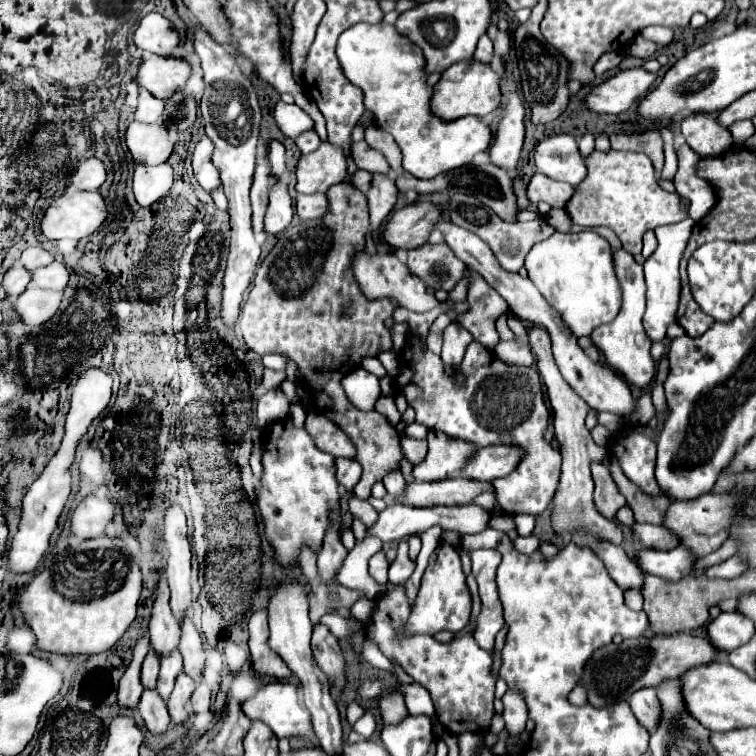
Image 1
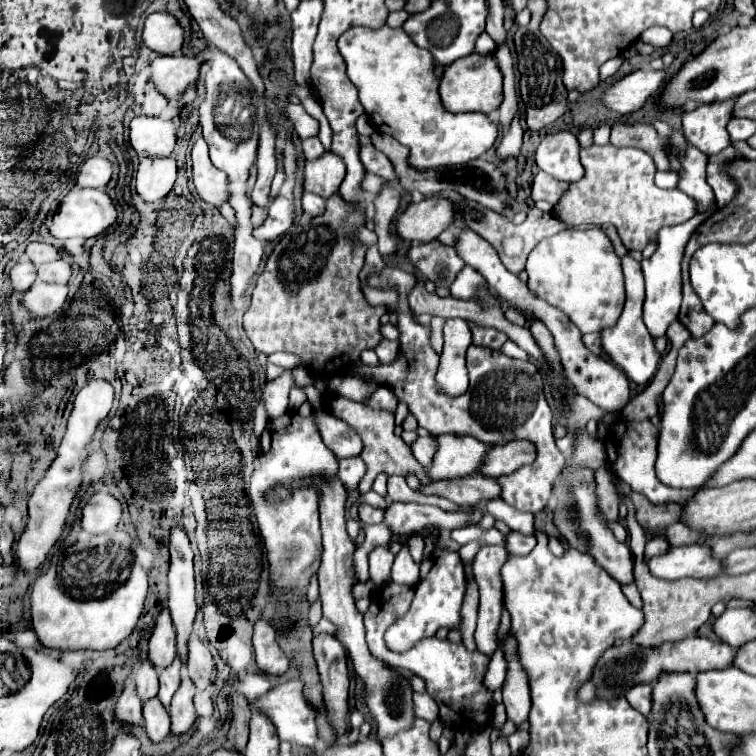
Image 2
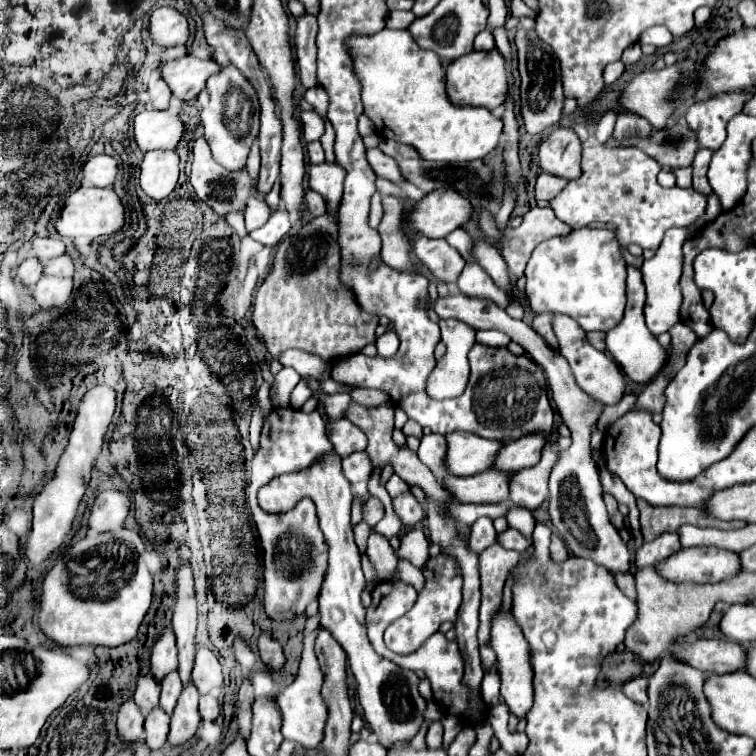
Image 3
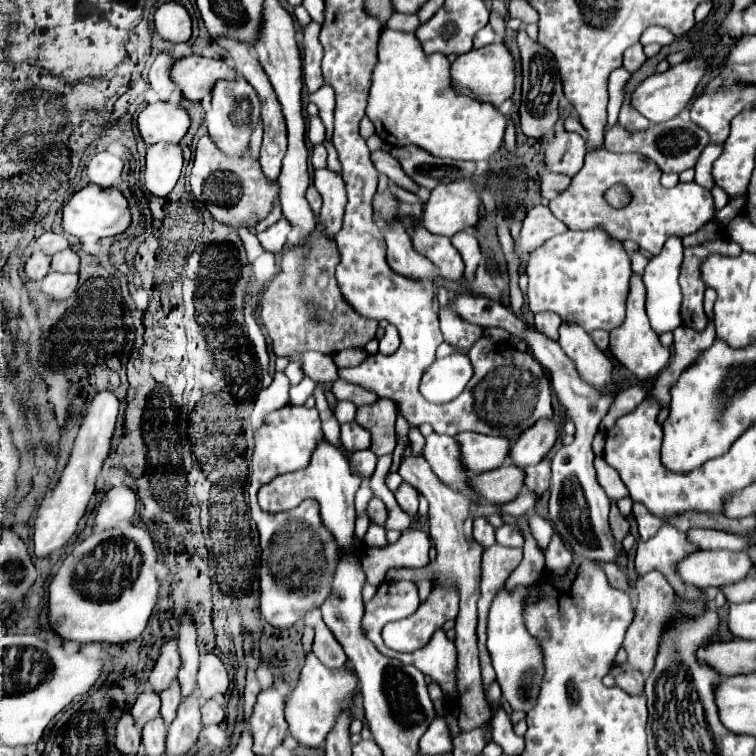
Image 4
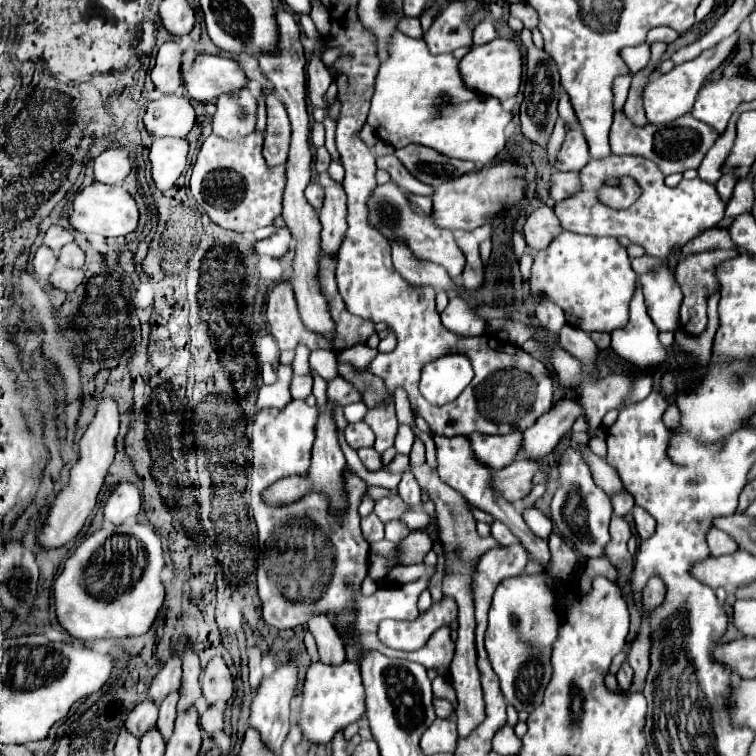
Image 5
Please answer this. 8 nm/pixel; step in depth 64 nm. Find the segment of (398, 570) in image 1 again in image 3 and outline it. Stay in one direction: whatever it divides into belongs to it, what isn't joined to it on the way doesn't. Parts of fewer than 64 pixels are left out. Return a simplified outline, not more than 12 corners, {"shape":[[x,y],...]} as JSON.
{"shape":[[400,562],[400,580],[412,584],[418,592],[425,578],[420,568]]}

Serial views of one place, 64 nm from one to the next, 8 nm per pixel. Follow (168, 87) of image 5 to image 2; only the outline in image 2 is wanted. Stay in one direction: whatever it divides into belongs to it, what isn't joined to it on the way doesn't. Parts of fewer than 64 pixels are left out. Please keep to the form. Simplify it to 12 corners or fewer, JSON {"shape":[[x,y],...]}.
{"shape":[[148,82],[142,114],[160,114],[168,100]]}

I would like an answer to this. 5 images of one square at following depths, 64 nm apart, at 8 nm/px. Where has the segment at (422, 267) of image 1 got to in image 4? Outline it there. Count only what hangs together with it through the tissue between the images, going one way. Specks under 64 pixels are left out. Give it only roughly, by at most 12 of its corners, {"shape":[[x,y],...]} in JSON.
{"shape":[[418,222],[412,244],[446,280],[462,278],[464,262],[448,236]]}

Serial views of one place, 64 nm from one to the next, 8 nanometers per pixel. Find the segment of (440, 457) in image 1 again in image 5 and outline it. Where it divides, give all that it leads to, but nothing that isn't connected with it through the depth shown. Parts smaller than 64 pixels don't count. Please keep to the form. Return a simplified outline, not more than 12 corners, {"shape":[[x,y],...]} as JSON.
{"shape":[[522,432],[468,438],[478,460],[494,470],[514,462]]}

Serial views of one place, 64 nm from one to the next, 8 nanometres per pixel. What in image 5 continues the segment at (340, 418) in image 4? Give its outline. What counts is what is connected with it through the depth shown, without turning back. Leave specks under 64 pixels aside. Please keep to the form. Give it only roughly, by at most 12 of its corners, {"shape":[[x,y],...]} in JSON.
{"shape":[[363,401],[345,406],[348,423],[362,421],[368,406]]}

